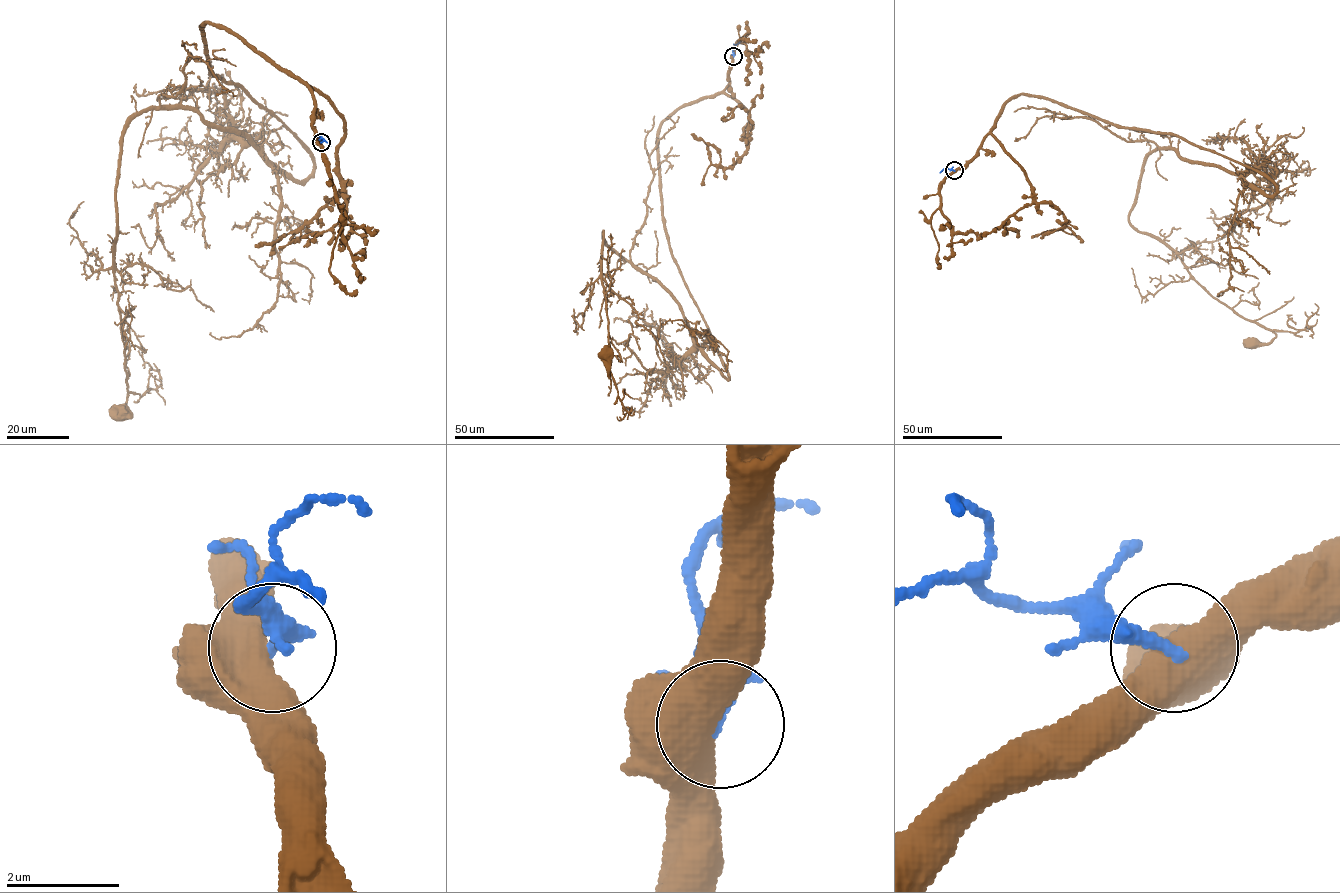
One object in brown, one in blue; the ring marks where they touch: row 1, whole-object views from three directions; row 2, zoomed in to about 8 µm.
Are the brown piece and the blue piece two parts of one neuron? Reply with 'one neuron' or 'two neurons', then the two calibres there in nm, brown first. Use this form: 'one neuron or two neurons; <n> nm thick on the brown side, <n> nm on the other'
two neurons; 800 nm thick on the brown side, 240 nm on the other

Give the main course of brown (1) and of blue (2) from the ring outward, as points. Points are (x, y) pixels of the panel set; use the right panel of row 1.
1: (954, 170), (1026, 94), (1261, 171), (1272, 195), (1155, 149), (1129, 216), (1213, 297), (1276, 335), (1251, 343)
2: (954, 170), (945, 168), (939, 172)

